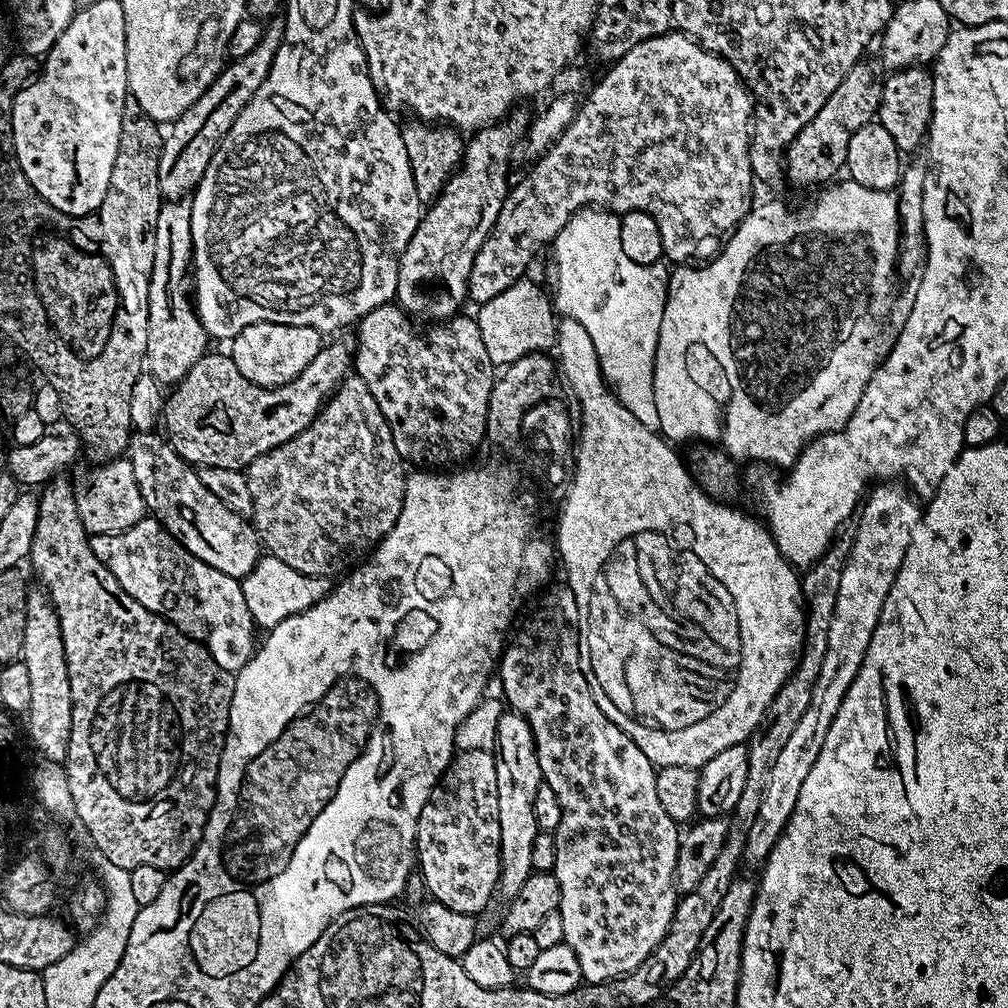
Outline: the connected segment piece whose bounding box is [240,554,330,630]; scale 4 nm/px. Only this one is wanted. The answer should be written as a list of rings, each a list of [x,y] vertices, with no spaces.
[[[267,554],[261,555],[254,568],[240,580],[240,585],[246,598],[246,606],[252,615],[253,625],[259,629],[262,627],[263,630],[270,630],[278,626],[278,622],[304,612],[330,591],[329,581],[325,577],[302,574],[291,566],[286,566],[286,562]]]

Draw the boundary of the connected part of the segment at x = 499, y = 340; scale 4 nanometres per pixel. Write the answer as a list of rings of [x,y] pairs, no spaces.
[[[529,278],[514,281],[498,298],[479,305],[474,319],[478,330],[482,330],[482,342],[490,350],[493,365],[507,366],[518,362],[518,358],[529,356],[532,352],[544,352],[556,342],[558,315],[552,309],[548,296]]]

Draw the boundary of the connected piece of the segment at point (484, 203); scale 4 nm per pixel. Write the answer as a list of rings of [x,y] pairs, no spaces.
[[[516,110],[499,124],[481,128],[475,133],[465,143],[464,161],[421,215],[420,224],[410,242],[406,242],[406,250],[400,259],[394,297],[400,309],[417,321],[451,320],[466,304],[470,266],[474,266],[474,258],[482,242],[486,242],[492,233],[504,199],[508,196],[508,171],[512,168],[512,156],[514,160],[529,123],[529,117]]]

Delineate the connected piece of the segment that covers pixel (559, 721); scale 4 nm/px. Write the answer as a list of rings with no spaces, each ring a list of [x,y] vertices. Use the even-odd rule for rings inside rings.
[[[560,582],[557,588],[548,586],[539,593],[540,601],[536,604],[536,613],[525,622],[520,628],[520,633],[516,637],[511,637],[510,643],[503,649],[502,655],[498,661],[498,673],[500,672],[500,680],[504,683],[503,699],[506,701],[507,707],[513,712],[520,713],[521,716],[528,717],[528,724],[532,728],[534,734],[534,742],[536,743],[536,753],[538,754],[538,766],[544,775],[544,783],[550,786],[550,790],[554,790],[554,798],[558,798],[558,806],[561,810],[561,818],[554,833],[556,838],[556,867],[554,875],[558,882],[558,890],[560,891],[560,906],[559,911],[562,914],[562,934],[564,935],[564,943],[568,944],[570,950],[574,952],[578,963],[581,967],[582,981],[589,984],[607,984],[610,980],[619,980],[625,976],[627,972],[632,972],[638,966],[642,966],[642,962],[646,962],[646,958],[654,950],[654,946],[658,946],[658,942],[662,942],[662,938],[666,934],[666,930],[670,926],[670,922],[674,918],[674,910],[678,903],[678,889],[676,887],[676,859],[678,858],[678,846],[680,845],[681,829],[676,821],[670,818],[670,814],[666,814],[666,810],[662,810],[662,802],[658,802],[658,790],[656,789],[656,773],[657,765],[650,762],[650,758],[646,758],[646,754],[642,754],[642,750],[638,750],[638,746],[630,739],[623,730],[618,726],[614,726],[614,722],[610,722],[610,718],[606,718],[606,714],[602,714],[602,710],[598,710],[598,702],[594,702],[594,694],[592,687],[588,684],[588,678],[580,665],[580,619],[578,618],[578,602],[574,598],[574,594],[568,589],[567,583]]]

